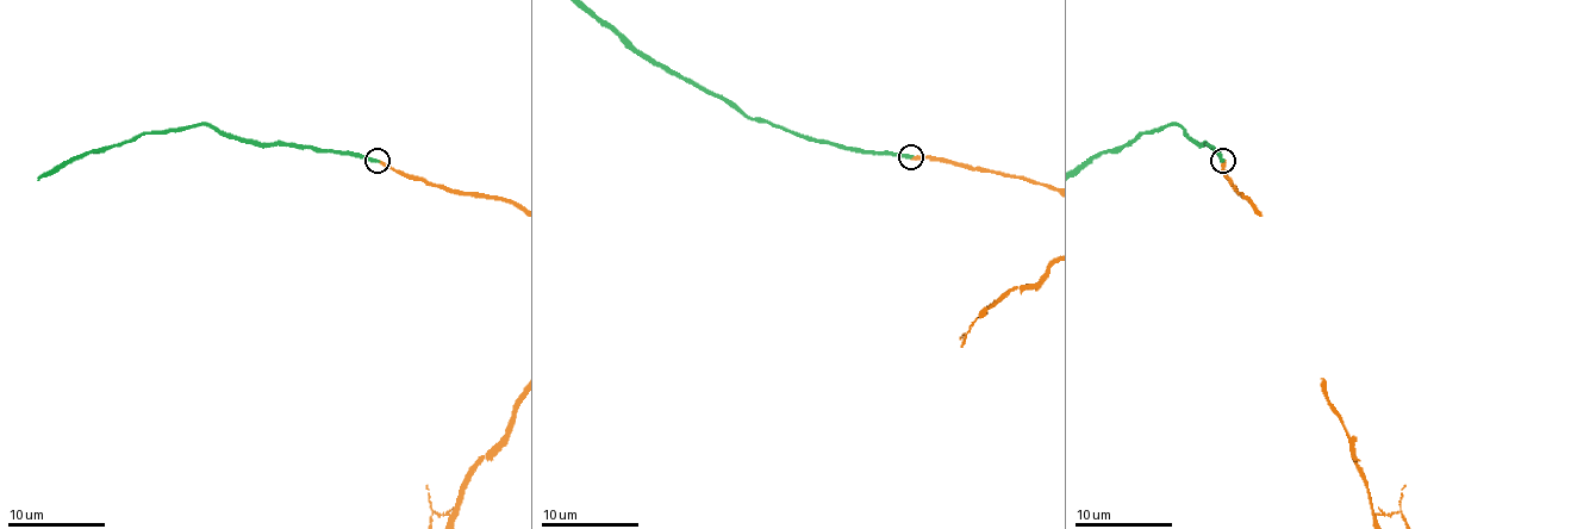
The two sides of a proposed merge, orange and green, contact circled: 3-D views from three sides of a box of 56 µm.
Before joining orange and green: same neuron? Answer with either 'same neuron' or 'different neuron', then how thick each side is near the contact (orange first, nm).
same neuron | 240/320 nm

